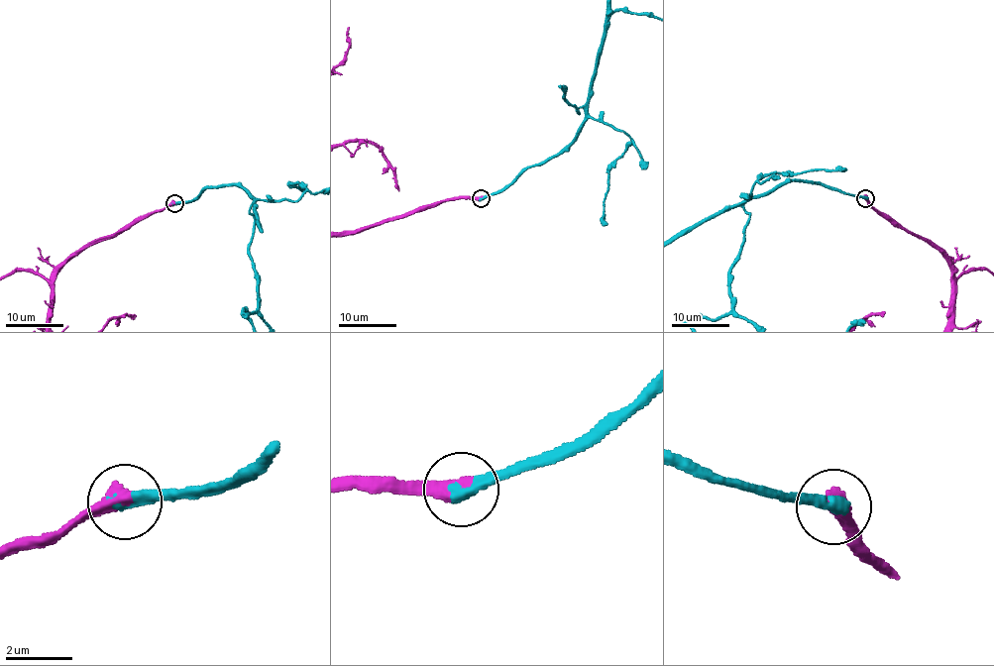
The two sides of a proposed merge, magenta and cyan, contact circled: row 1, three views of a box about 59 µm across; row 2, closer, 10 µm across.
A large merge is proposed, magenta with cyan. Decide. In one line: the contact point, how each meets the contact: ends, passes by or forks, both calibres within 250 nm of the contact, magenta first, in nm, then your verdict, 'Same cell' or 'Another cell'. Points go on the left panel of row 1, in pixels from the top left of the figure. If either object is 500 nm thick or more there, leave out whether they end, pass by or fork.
Place: (174, 203). Thickness 500 nm (magenta) against 400 nm. Same cell

